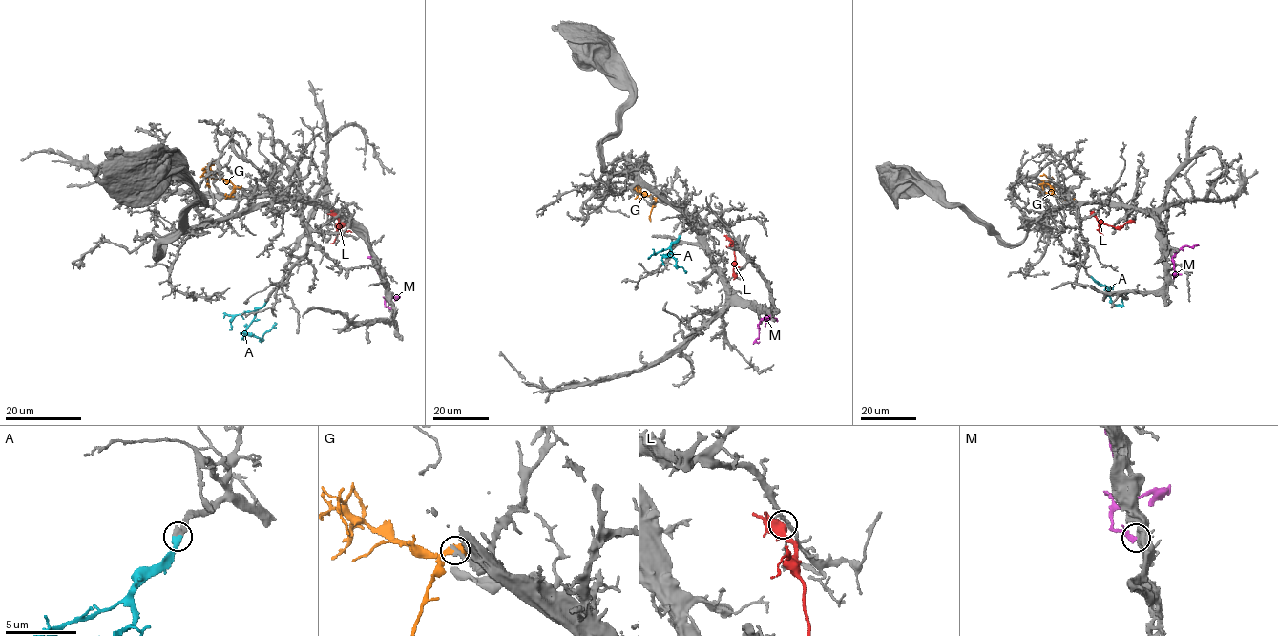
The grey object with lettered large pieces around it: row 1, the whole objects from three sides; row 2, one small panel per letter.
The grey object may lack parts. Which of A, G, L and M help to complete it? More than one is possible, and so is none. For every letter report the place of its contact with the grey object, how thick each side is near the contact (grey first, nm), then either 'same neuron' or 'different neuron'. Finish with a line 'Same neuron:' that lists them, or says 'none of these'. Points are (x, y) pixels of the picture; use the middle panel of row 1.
A: meets grey at (680, 235); 480 nm thick on the grey side, 480 nm on the other; same neuron
G: meets grey at (659, 197); 280 nm thick on the grey side, 360 nm on the other; different neuron
L: meets grey at (730, 237); 260 nm thick on the grey side, 440 nm on the other; different neuron
M: meets grey at (770, 315); 440 nm thick on the grey side, 180 nm on the other; different neuron
Same neuron: A

